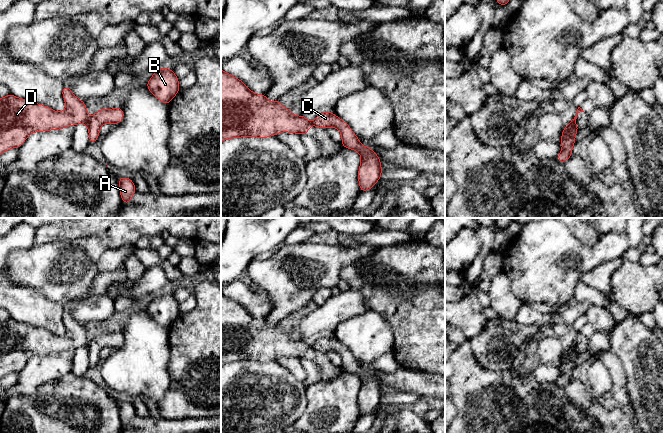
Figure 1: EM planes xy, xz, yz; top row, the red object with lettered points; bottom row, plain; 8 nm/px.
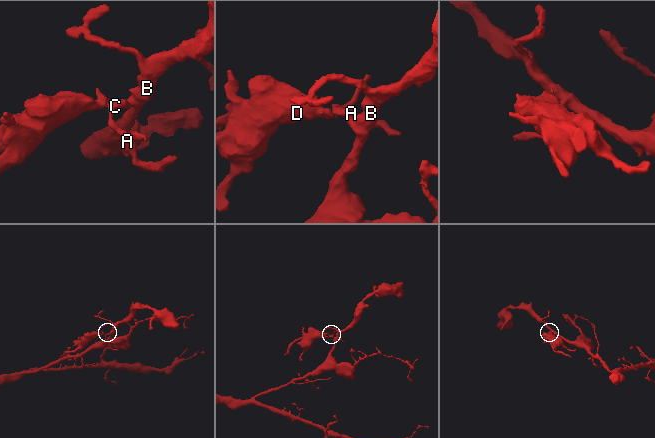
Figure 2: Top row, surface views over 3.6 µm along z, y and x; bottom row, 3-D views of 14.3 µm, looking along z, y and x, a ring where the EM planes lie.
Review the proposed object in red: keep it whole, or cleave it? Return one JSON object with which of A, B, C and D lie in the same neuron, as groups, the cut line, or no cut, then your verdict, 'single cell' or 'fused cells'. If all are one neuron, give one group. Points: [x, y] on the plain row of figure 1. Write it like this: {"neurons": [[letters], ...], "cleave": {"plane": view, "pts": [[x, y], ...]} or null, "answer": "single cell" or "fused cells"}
{"neurons": [["A", "B", "C"], ["D"]], "cleave": {"plane": "xy", "pts": [[90, 342], [86, 348]]}, "answer": "fused cells"}

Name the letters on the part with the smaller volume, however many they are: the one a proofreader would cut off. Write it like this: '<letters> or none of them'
D

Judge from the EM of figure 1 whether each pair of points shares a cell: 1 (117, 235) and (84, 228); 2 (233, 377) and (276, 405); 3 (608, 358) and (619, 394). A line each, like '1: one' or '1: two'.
1: one
2: one
3: one

